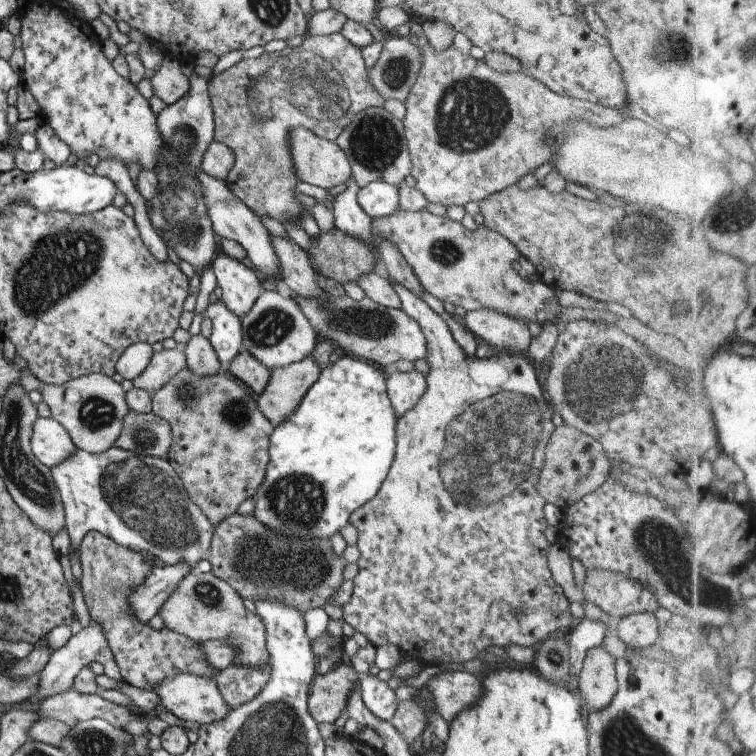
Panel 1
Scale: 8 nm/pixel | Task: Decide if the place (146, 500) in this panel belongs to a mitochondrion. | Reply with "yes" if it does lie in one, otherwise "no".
yes

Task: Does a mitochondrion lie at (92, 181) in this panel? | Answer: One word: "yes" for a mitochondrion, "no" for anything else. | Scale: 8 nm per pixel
no

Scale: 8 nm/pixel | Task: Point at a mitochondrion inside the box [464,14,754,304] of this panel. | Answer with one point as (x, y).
(663, 51)

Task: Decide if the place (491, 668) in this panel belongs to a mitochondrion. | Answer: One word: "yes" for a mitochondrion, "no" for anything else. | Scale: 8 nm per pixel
no

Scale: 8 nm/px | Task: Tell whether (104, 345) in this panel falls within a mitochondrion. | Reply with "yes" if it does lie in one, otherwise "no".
no

